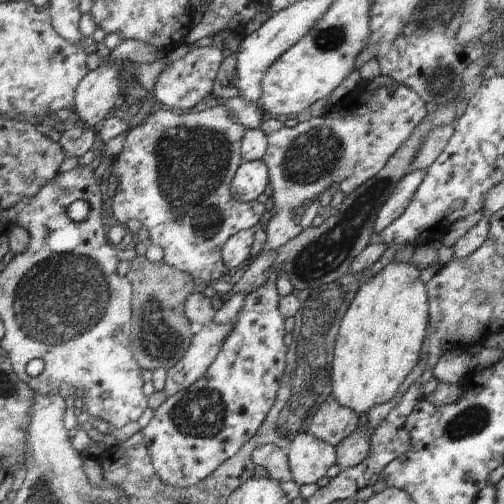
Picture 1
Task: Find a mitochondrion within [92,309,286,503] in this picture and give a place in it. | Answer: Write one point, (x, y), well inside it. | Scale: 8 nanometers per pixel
(200, 414)

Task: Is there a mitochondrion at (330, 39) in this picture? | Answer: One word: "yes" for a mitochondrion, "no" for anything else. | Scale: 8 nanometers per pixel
yes

